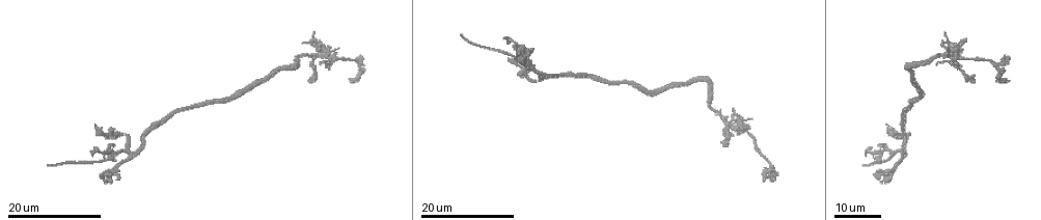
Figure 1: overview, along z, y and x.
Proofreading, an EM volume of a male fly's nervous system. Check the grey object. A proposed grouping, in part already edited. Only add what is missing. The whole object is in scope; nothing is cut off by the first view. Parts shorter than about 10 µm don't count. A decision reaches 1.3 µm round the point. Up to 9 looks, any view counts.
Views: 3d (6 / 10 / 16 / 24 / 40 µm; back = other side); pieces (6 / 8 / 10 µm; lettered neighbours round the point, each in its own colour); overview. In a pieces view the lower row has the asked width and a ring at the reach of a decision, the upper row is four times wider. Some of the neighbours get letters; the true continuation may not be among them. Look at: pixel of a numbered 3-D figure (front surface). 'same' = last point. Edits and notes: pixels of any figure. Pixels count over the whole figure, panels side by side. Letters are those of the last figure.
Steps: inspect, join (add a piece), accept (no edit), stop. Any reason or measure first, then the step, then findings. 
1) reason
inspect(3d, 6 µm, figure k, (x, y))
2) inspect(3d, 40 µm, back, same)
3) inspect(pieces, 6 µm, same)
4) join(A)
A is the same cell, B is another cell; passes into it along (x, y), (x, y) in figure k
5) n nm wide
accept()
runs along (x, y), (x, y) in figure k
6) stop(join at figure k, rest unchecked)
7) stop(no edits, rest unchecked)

free end
inspect(3d, 16 µm, figure 1, (733, 110))

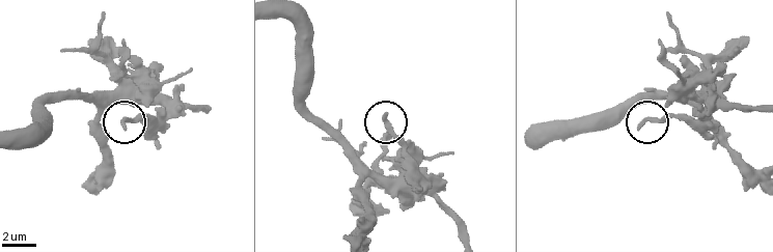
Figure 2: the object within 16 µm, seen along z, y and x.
inspect(pieces, 6 µm, figure 2, (388, 116))

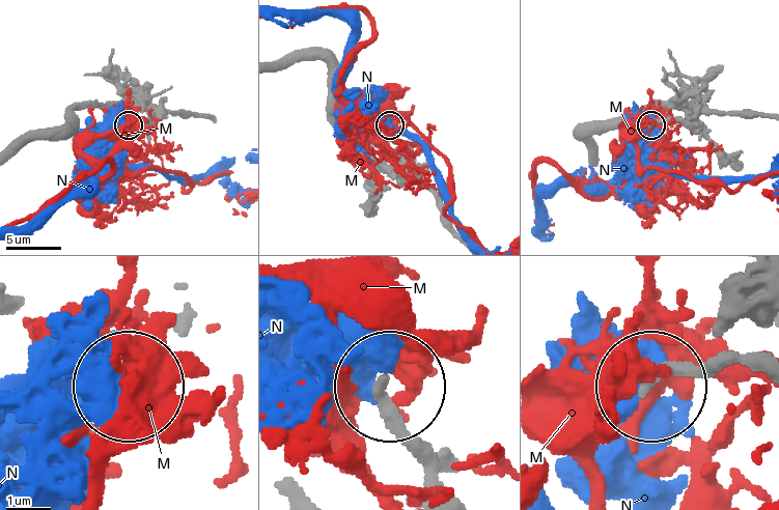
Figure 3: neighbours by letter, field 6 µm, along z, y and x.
accept()
M and N are other cells; runs along (745, 356), (677, 367), (648, 386) in figure 3; none of them fits

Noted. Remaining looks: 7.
thin end
inspect(3d, 16 µm, figure 1, (943, 33))

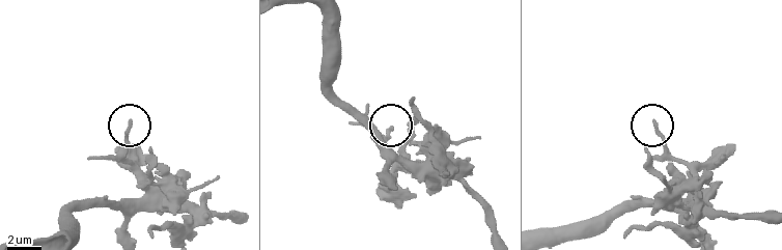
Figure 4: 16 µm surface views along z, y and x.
inspect(pieces, 10 µm, figure 4, (129, 121))

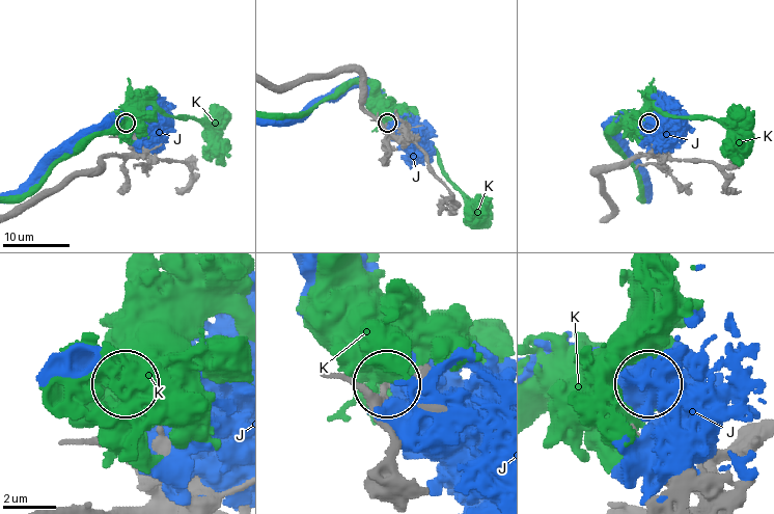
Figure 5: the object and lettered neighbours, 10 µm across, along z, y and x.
accept()
J and K are other cells; no lettered piece goes on from it

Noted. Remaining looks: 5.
an open end
inspect(3d, 24 µm, figure 1, (503, 36))

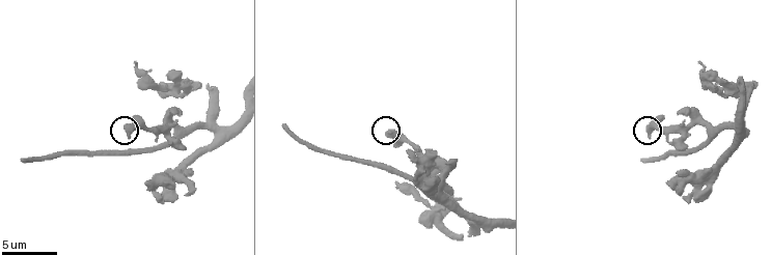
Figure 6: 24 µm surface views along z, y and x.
inspect(pieces, 10 µm, figure 6, (388, 135))

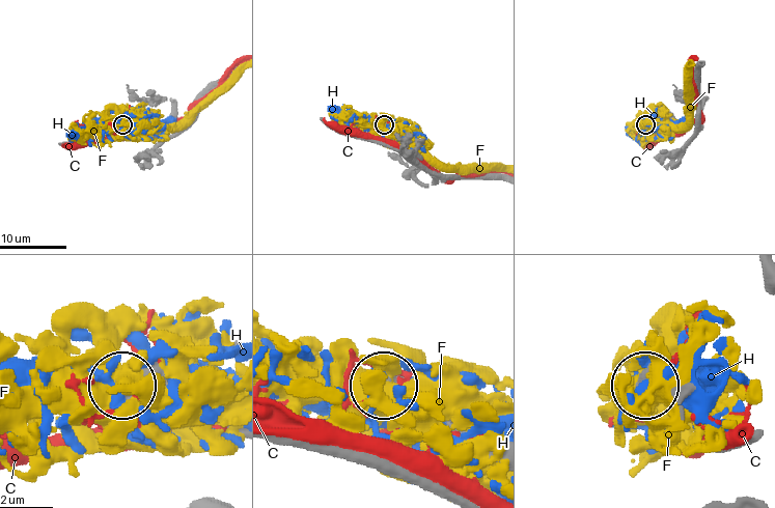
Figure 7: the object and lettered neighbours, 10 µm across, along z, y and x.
380 nm wide
accept()
C, F and H are other cells; none of them fits

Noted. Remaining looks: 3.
branch stops here
inspect(pieces, 8 µm, figure 6, (453, 162))

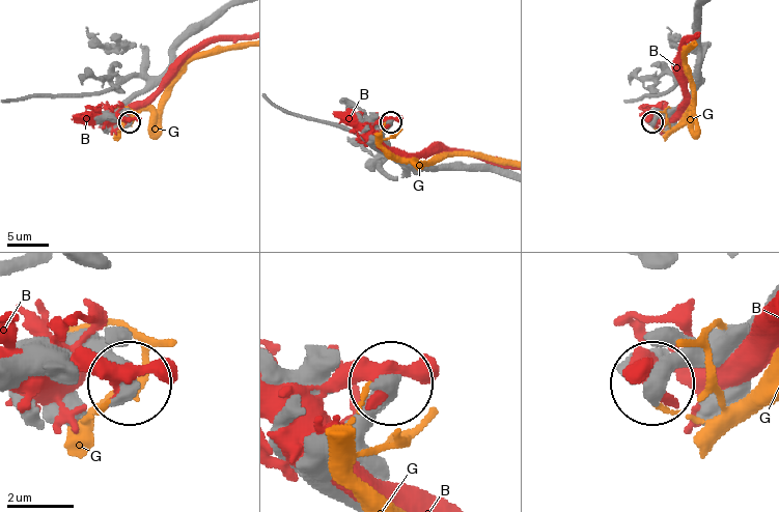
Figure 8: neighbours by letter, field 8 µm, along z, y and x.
accept()
B and G are other cells; no lettered piece goes on from it

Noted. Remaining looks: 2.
stop(no edits, rest unchecked)

